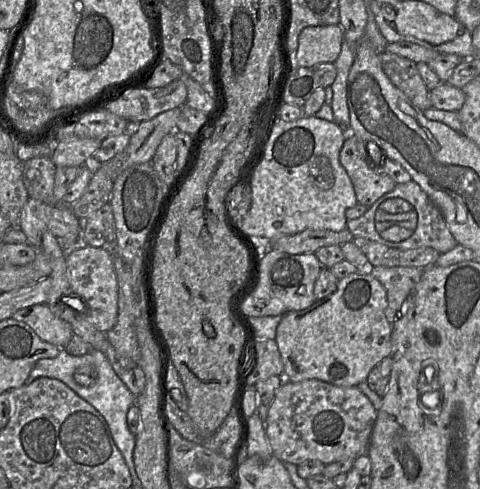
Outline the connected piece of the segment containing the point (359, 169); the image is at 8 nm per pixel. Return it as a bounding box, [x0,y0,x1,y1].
[339,132,397,208]

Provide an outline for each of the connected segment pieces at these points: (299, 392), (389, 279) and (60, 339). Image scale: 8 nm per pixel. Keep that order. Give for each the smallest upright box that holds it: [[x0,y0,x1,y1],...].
[[264,379,378,466],[369,266,424,325],[12,303,73,348]]

